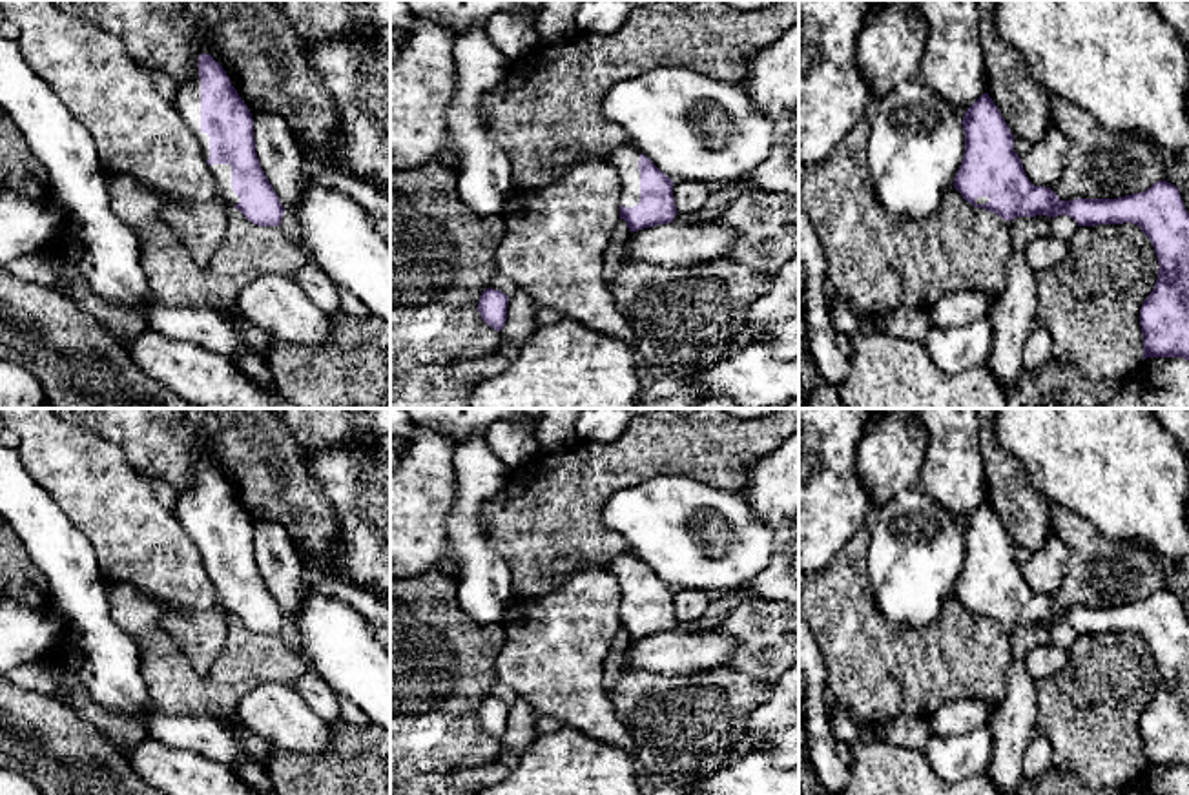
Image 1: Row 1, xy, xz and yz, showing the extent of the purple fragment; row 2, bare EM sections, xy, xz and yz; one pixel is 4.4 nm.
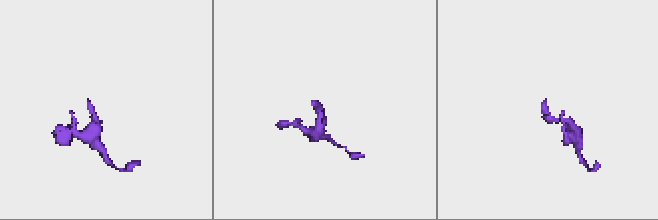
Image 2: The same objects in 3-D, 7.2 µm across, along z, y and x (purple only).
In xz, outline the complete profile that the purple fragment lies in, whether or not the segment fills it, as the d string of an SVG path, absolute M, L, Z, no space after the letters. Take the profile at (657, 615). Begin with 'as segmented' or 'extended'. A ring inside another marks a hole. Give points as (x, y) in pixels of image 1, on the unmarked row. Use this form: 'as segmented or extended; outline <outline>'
extended; outline M618 554L605 563L620 585L620 627L629 640L673 631L677 620L673 589L635 554Z

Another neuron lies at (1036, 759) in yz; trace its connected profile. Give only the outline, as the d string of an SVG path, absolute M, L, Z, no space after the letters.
M1036 728L1023 755L1023 777L1039 777L1047 771L1049 764L1050 744L1047 737Z

